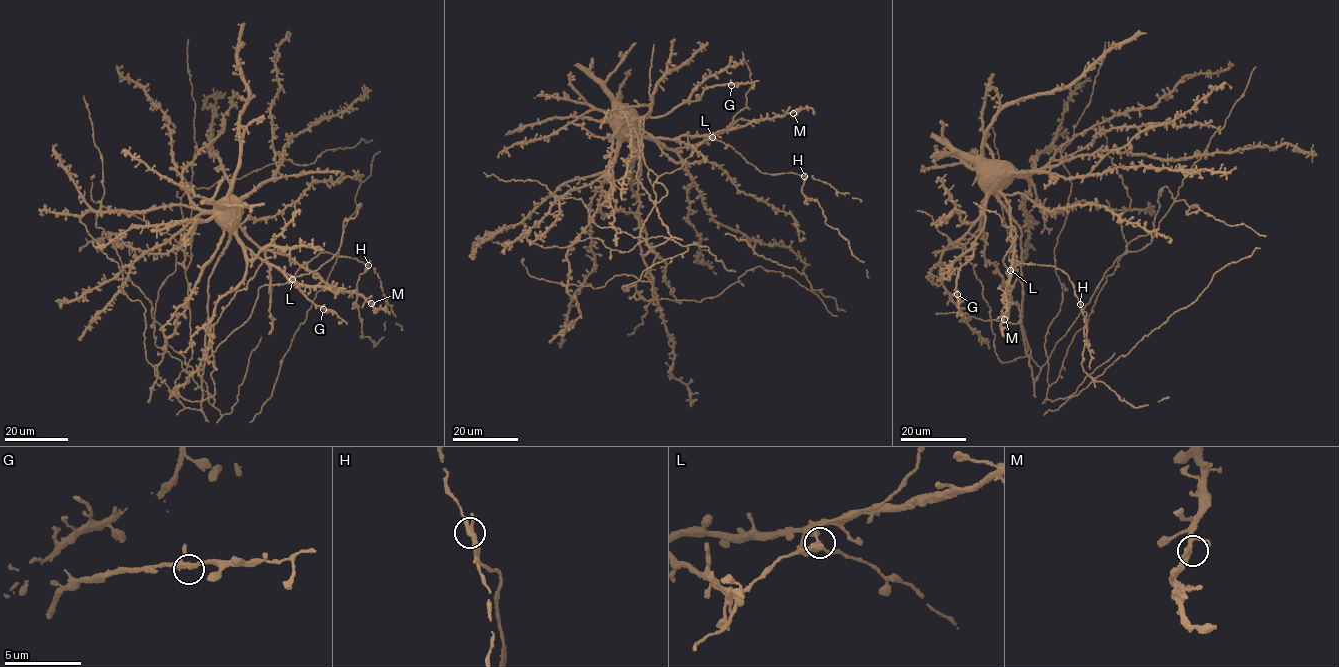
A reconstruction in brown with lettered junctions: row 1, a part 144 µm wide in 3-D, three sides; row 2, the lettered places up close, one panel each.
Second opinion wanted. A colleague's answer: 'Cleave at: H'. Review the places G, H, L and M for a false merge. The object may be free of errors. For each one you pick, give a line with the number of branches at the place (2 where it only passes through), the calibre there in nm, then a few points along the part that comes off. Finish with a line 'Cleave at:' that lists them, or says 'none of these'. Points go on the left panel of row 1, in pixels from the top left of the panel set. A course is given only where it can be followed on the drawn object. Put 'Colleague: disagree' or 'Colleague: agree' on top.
Colleague: agree
H: 3 | 280 nm
Cleave at: H

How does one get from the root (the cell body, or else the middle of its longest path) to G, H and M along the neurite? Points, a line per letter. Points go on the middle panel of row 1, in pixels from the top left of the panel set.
G: (620, 113), (622, 109), (639, 119), (657, 118), (699, 99), (709, 87), (731, 85)
H: (620, 113), (628, 109), (652, 137), (678, 139), (692, 148), (715, 139), (763, 173), (804, 175)
M: (620, 113), (623, 108), (628, 109), (649, 134), (671, 139), (710, 135), (793, 113)

